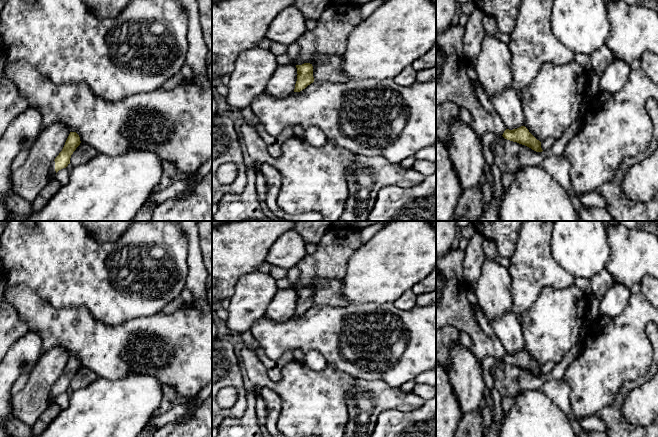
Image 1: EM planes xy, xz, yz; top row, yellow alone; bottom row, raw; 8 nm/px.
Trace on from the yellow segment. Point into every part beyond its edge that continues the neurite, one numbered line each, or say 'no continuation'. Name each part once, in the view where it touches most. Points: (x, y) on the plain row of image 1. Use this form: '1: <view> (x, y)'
1: xy (52, 396)

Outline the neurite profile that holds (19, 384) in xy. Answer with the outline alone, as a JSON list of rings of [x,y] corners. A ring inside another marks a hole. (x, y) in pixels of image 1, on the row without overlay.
[[[24,374],[15,381],[15,383],[13,384],[11,388],[12,395],[16,395],[24,388],[24,386],[26,385],[28,381],[28,378],[29,378],[29,374]]]

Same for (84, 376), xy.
[[[80,367],[70,382],[70,388],[75,391],[82,389],[98,378],[97,374],[86,367]]]

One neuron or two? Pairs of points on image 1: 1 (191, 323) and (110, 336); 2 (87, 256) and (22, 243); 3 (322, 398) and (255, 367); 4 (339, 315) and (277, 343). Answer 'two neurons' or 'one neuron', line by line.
1: one neuron
2: one neuron
3: one neuron
4: one neuron

